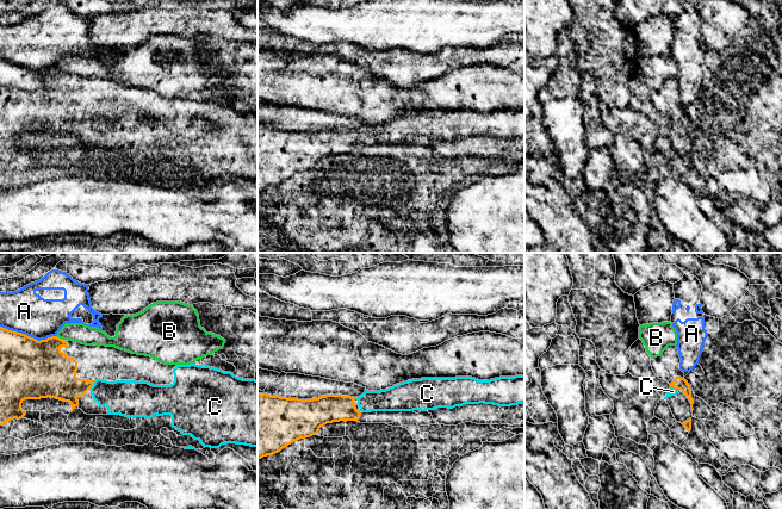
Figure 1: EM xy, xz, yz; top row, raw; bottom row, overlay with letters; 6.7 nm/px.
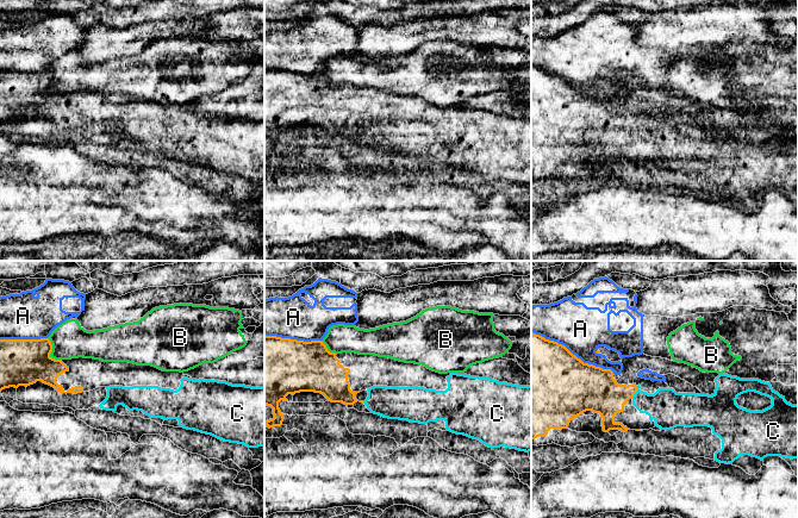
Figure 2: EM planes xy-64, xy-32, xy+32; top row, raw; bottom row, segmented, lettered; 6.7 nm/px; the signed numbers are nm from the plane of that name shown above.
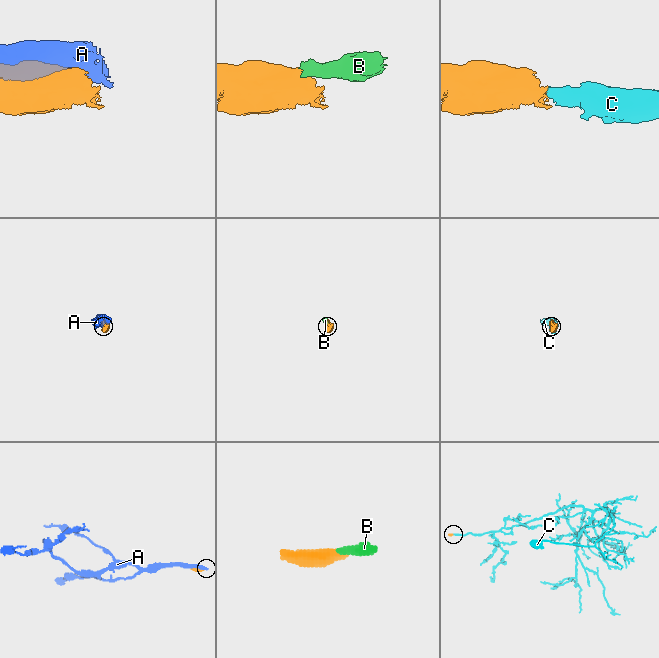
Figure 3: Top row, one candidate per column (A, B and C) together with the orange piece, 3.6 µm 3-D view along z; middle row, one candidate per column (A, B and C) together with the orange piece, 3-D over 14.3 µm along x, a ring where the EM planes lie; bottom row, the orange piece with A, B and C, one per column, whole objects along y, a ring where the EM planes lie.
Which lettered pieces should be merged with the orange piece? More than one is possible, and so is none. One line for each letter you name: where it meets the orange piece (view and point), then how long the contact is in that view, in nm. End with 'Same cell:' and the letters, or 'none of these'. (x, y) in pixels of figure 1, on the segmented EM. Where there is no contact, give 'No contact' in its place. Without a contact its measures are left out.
C: Touches orange at xy (92, 385). Shared border 80 nm
Same cell: C

